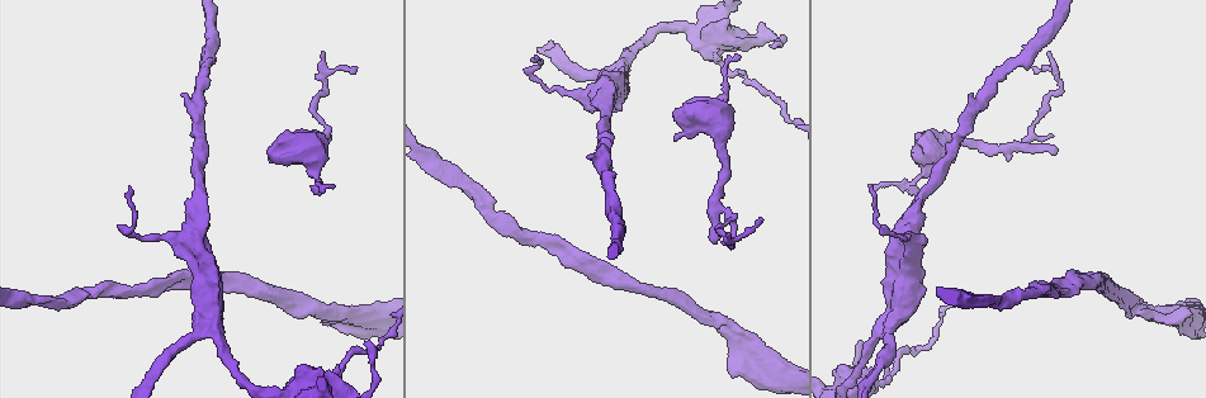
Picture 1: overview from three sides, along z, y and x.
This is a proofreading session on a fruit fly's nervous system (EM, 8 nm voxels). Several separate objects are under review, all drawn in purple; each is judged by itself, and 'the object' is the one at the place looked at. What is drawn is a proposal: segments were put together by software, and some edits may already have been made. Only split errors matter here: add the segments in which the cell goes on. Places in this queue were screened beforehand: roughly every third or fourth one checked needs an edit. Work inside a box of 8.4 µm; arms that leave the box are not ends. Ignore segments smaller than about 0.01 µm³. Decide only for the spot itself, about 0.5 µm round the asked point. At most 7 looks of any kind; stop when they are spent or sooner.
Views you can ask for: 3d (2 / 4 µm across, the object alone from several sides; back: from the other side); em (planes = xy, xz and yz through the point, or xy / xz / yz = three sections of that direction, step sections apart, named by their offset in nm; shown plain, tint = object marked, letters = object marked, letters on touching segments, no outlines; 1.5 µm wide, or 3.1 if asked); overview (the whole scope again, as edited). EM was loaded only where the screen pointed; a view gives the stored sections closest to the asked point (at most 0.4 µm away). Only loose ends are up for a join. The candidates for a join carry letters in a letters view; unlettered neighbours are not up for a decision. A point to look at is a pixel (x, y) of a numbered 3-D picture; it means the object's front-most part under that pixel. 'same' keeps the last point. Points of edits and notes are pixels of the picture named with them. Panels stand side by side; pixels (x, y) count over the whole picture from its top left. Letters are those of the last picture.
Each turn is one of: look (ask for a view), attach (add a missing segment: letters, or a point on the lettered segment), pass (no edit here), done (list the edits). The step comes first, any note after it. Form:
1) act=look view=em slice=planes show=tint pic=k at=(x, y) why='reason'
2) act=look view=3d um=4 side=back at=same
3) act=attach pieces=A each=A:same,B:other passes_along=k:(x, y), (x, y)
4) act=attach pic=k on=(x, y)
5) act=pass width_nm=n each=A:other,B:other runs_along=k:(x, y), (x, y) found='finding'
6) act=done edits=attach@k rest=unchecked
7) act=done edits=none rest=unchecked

act=look view=3d um=4 side=back pic=1 at=(716, 55) why='thick end'

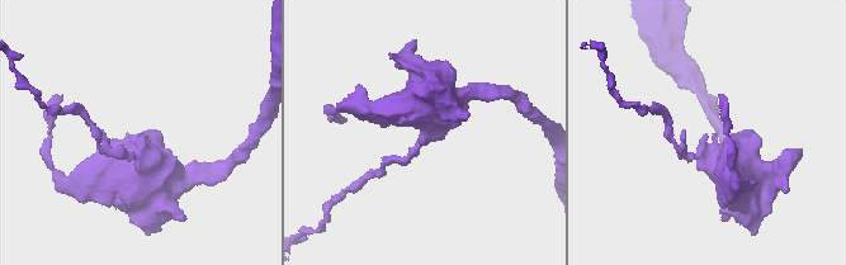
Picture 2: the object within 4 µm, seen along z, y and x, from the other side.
act=look view=em slice=xy step=8 show=tint pic=2 at=(704, 136) why='shape alone is not enough'

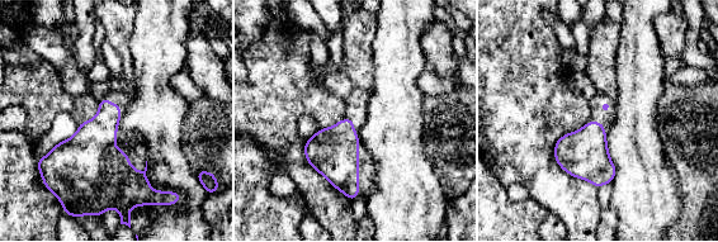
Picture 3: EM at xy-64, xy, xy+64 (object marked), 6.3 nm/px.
act=look view=em slice=planes show=letters at=same why='cut it another way'

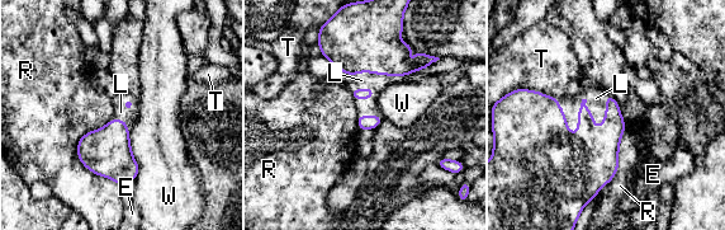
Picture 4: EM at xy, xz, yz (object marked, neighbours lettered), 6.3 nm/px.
act=attach pieces=L each=E:other,L:same,R:other,T:other,W:other passes_along=4:(540, 127), (578, 117), (596, 98) found='the cell continues'

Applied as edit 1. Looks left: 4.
act=look view=overview

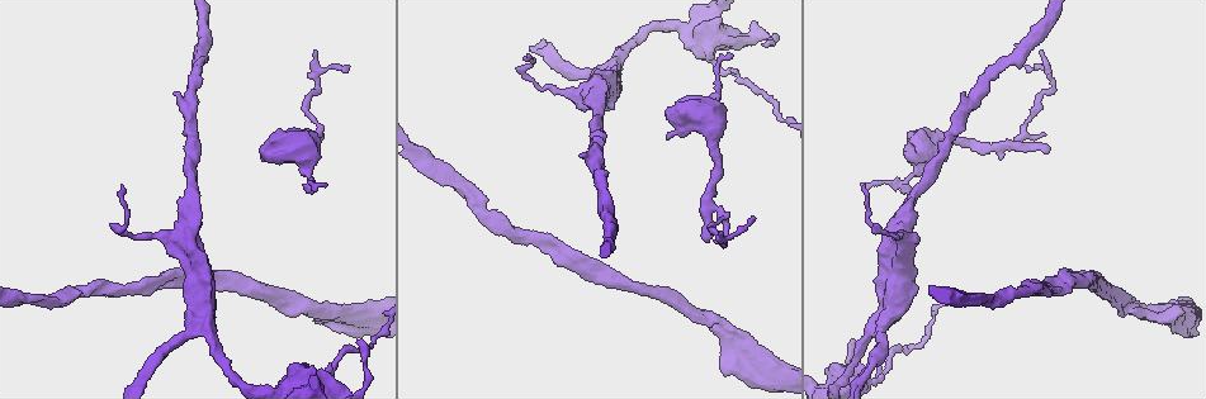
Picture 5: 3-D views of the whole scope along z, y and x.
act=look view=3d um=2 pic=5 at=(704, 238) why='an open end'

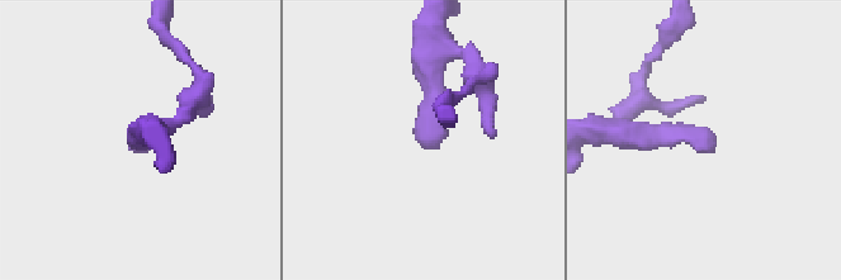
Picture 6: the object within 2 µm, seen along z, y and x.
act=look view=em slice=planes show=plain pic=6 at=(425, 143) why='shape alone is not enough'

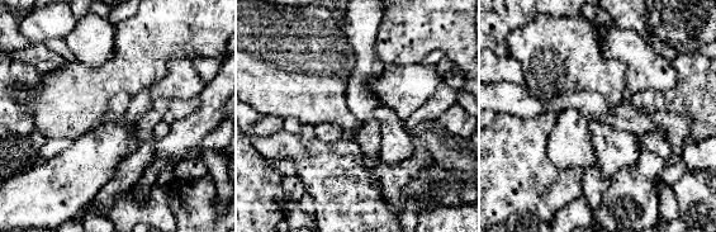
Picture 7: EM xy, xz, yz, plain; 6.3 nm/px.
act=look view=em slice=planes show=letters at=same why='see the neighbours'

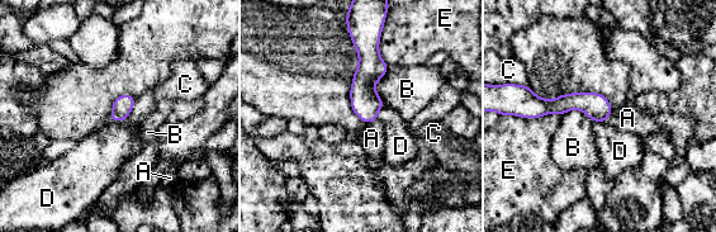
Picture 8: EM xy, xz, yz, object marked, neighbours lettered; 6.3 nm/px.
act=attach pieces=A longest_contact=E:280nm each=A:same,B:other,C:other,D:other,E:other passes_along=8:(596, 105), (610, 114), (627, 118) found='the cell continues'

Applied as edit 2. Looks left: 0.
act=done edits=attach@4,attach@8 rest=unchecked

